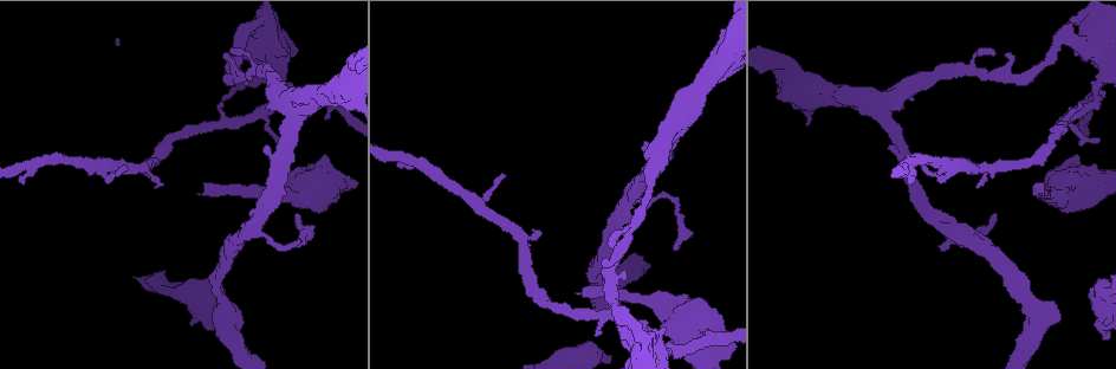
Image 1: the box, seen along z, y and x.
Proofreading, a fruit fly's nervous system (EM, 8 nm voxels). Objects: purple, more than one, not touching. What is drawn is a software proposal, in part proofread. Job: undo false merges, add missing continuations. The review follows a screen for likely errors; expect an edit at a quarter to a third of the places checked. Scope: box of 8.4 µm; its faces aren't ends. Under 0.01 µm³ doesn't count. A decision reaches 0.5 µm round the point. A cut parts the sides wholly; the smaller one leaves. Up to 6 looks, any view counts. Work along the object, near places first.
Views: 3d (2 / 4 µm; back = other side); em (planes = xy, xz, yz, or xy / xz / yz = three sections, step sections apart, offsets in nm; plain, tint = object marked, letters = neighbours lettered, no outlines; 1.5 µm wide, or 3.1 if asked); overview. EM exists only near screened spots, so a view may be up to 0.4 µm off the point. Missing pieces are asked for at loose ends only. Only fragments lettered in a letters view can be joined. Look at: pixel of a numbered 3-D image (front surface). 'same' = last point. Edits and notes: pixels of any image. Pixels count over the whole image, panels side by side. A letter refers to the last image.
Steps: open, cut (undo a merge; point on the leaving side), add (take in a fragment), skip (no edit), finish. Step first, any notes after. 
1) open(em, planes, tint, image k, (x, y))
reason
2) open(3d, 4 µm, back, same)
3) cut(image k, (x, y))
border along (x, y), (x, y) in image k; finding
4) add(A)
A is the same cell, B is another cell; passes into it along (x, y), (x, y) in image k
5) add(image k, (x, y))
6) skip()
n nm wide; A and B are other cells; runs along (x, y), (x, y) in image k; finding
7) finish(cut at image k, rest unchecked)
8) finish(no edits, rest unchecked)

open(em, planes, letters, image 1, (1102, 340))
an open end

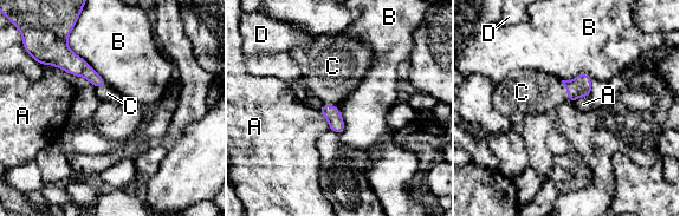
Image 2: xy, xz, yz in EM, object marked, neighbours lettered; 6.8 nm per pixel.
add(C)
C is the same cell, A, B and D are other cells; passes into it along (581, 86), (568, 91), (531, 91) in image 2; it goes on there

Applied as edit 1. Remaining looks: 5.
open(overview)

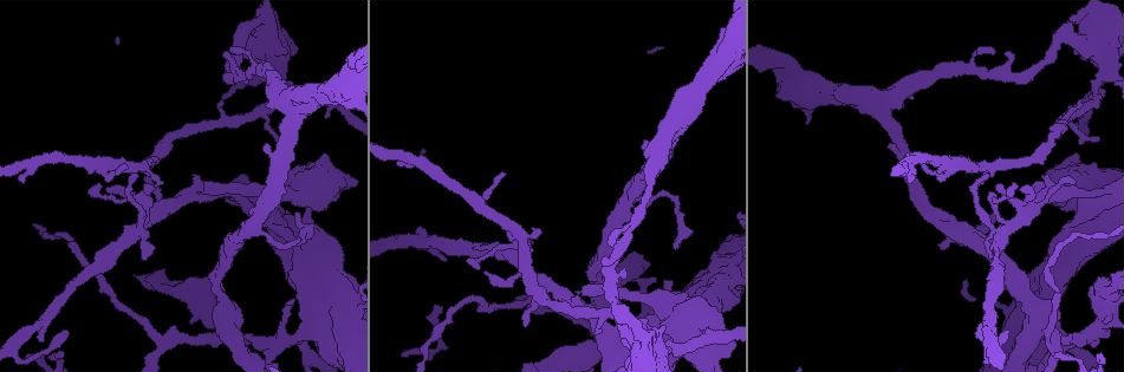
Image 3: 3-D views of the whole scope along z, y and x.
open(3d, 4 µm, image 3, (599, 280))
calibre changes

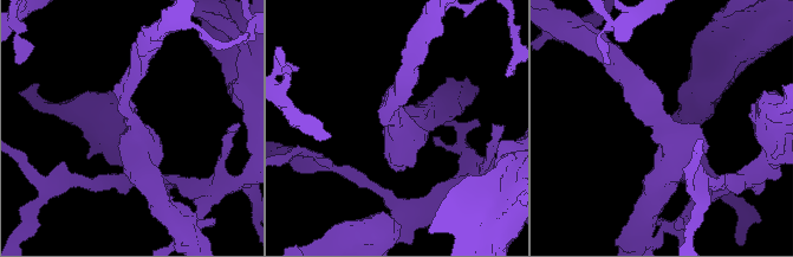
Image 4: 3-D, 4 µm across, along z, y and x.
open(em, xy, step 4, letters, image 4, (398, 120))
arms of 240, 400 nm

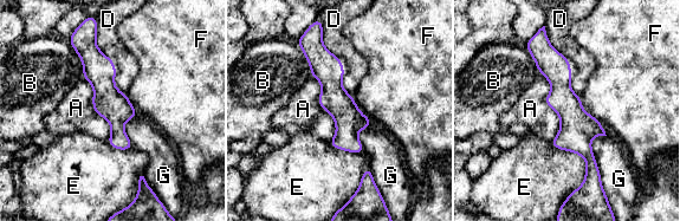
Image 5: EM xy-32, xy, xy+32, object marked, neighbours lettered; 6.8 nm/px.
open(em, planes, letters, same)
cut it another way

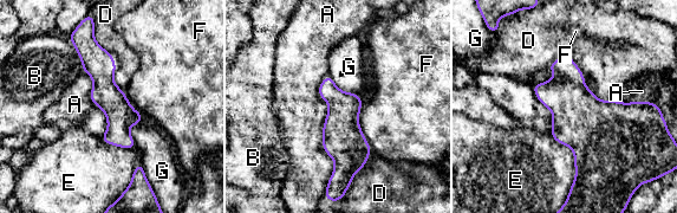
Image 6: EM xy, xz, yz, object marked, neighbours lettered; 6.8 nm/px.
skip()
A, B, D, E, F and G are other cells; border along (573, 62), (599, 99), (617, 101) in image 6; all the same cell

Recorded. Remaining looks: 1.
finish(add at image 2, rest unchecked)

